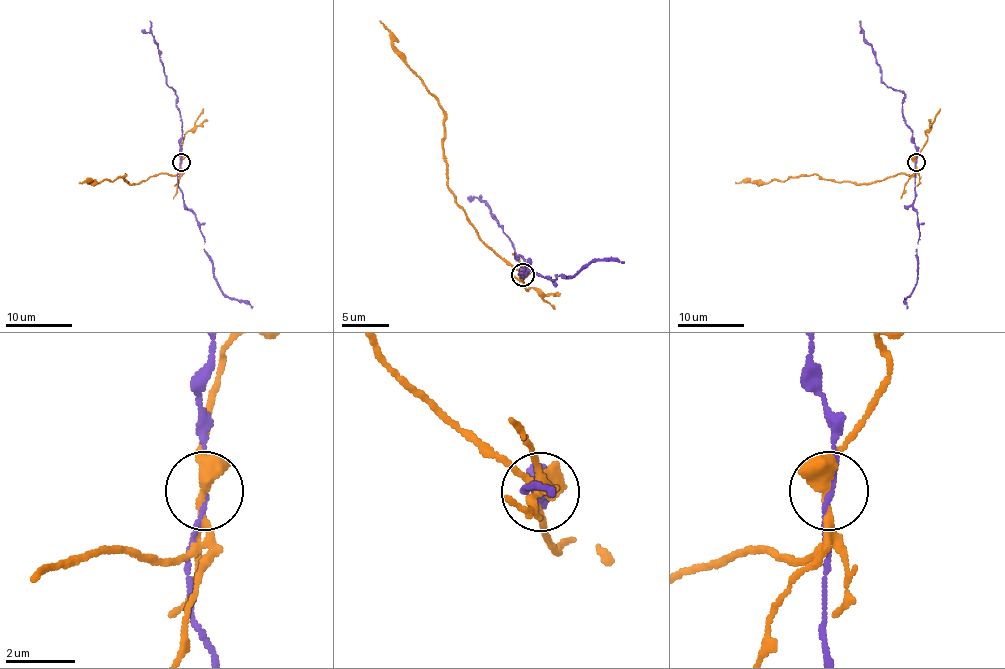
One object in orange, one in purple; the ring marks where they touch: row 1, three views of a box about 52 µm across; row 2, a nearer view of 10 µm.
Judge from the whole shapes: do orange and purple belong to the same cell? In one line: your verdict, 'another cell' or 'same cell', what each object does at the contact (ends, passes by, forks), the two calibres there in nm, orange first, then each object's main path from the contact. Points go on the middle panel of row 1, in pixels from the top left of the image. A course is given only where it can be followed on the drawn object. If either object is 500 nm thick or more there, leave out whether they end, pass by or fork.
another cell | orange passes by | purple passes by | 400/150 nm | orange via (522, 275), (492, 249), (447, 186), (444, 110), (379, 21) | purple via (522, 275), (520, 273), (527, 270), (553, 280), (555, 275), (569, 277), (593, 261), (623, 263)

